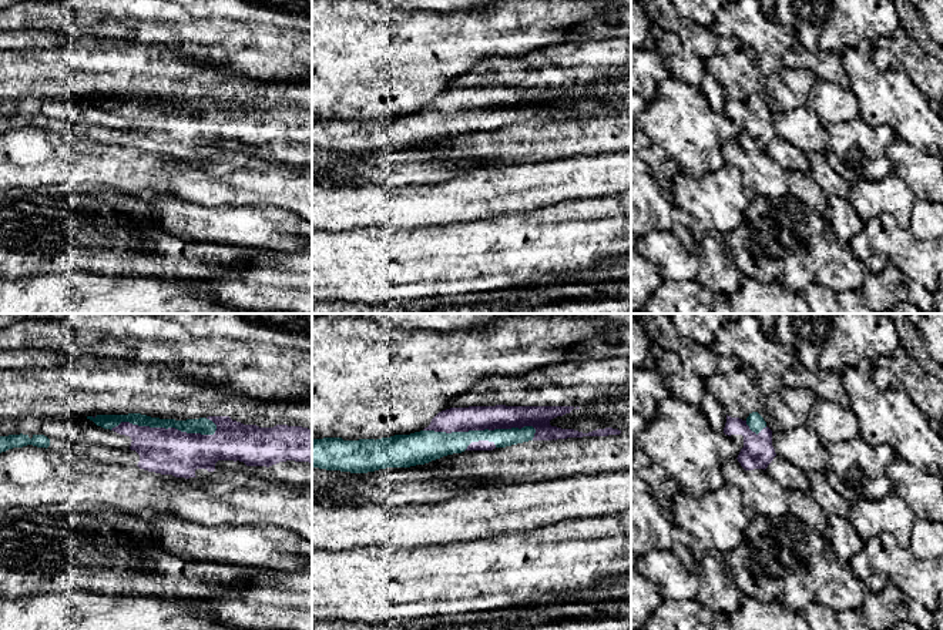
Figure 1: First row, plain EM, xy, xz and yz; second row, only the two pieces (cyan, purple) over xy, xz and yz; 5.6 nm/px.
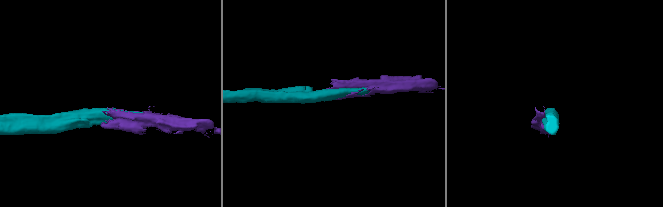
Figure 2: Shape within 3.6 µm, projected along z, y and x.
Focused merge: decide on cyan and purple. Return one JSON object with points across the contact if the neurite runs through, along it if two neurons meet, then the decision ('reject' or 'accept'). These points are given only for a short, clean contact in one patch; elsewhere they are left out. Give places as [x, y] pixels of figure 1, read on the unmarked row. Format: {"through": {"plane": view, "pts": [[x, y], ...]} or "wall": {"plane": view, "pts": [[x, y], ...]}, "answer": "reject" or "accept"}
{"answer": "accept"}

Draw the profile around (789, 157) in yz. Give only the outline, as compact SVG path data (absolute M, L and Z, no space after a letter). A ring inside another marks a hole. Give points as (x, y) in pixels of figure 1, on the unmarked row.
M775 137L765 153L786 171L811 172L808 154L782 137Z

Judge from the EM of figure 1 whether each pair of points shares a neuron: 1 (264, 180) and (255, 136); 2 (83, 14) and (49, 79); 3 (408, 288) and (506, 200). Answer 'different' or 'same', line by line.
1: different
2: different
3: different

